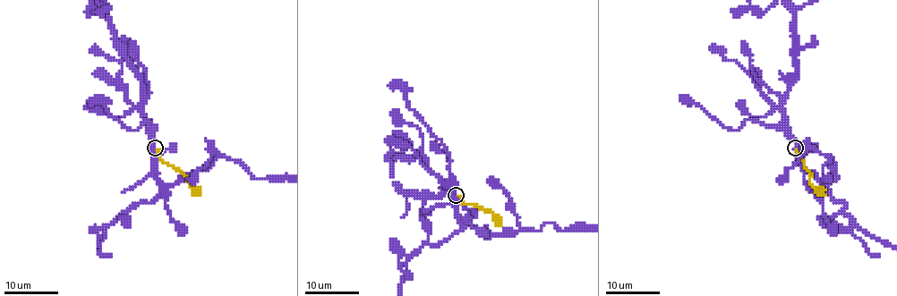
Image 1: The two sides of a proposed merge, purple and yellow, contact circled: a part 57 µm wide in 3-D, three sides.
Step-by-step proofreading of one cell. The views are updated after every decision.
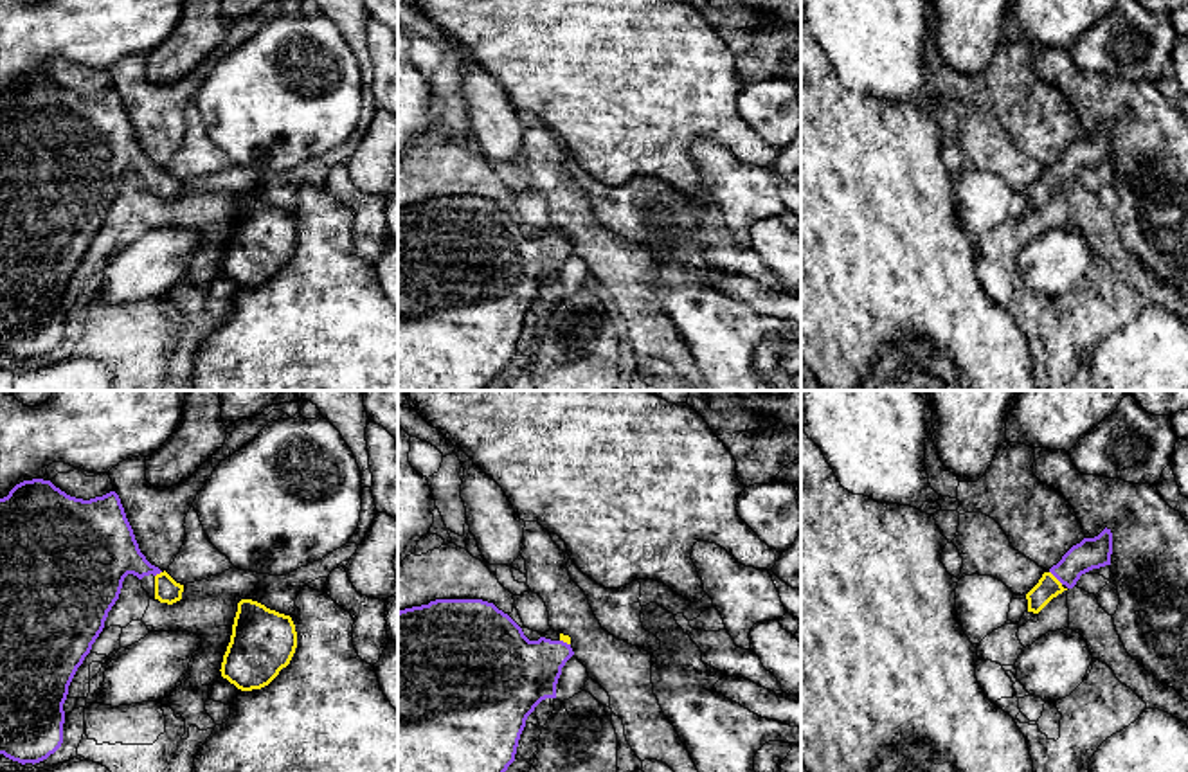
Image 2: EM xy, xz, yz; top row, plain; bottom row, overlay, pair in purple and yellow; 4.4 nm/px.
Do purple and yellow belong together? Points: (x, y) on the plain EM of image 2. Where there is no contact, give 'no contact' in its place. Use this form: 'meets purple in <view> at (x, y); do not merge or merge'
meets purple in yz at (1057, 175); merge

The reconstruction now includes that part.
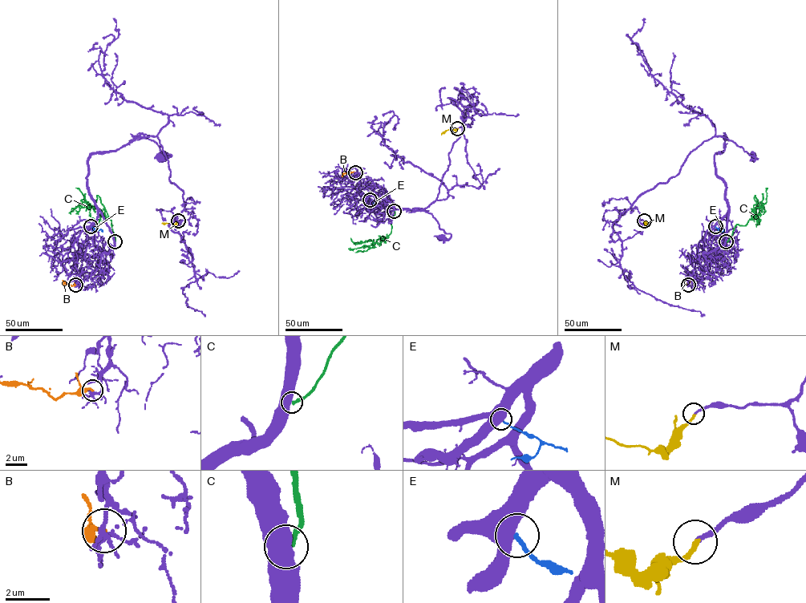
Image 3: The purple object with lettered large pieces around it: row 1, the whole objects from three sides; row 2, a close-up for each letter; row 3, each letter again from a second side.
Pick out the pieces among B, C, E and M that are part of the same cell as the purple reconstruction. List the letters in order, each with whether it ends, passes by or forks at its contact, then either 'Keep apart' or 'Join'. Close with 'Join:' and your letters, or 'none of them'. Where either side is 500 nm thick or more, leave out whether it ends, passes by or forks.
B: It ends there. Keep apart
C: Keep apart
E: Keep apart
M: It ends there. Join
Join: M

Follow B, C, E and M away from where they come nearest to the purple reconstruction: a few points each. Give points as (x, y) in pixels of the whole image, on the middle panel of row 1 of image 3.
B: (355, 172), (346, 172), (342, 176)
C: (394, 211), (388, 237), (381, 241), (376, 240), (372, 245), (370, 240), (354, 242), (350, 238)
E: (370, 200), (378, 207), (382, 206)
M: (457, 128), (446, 130), (441, 135)

